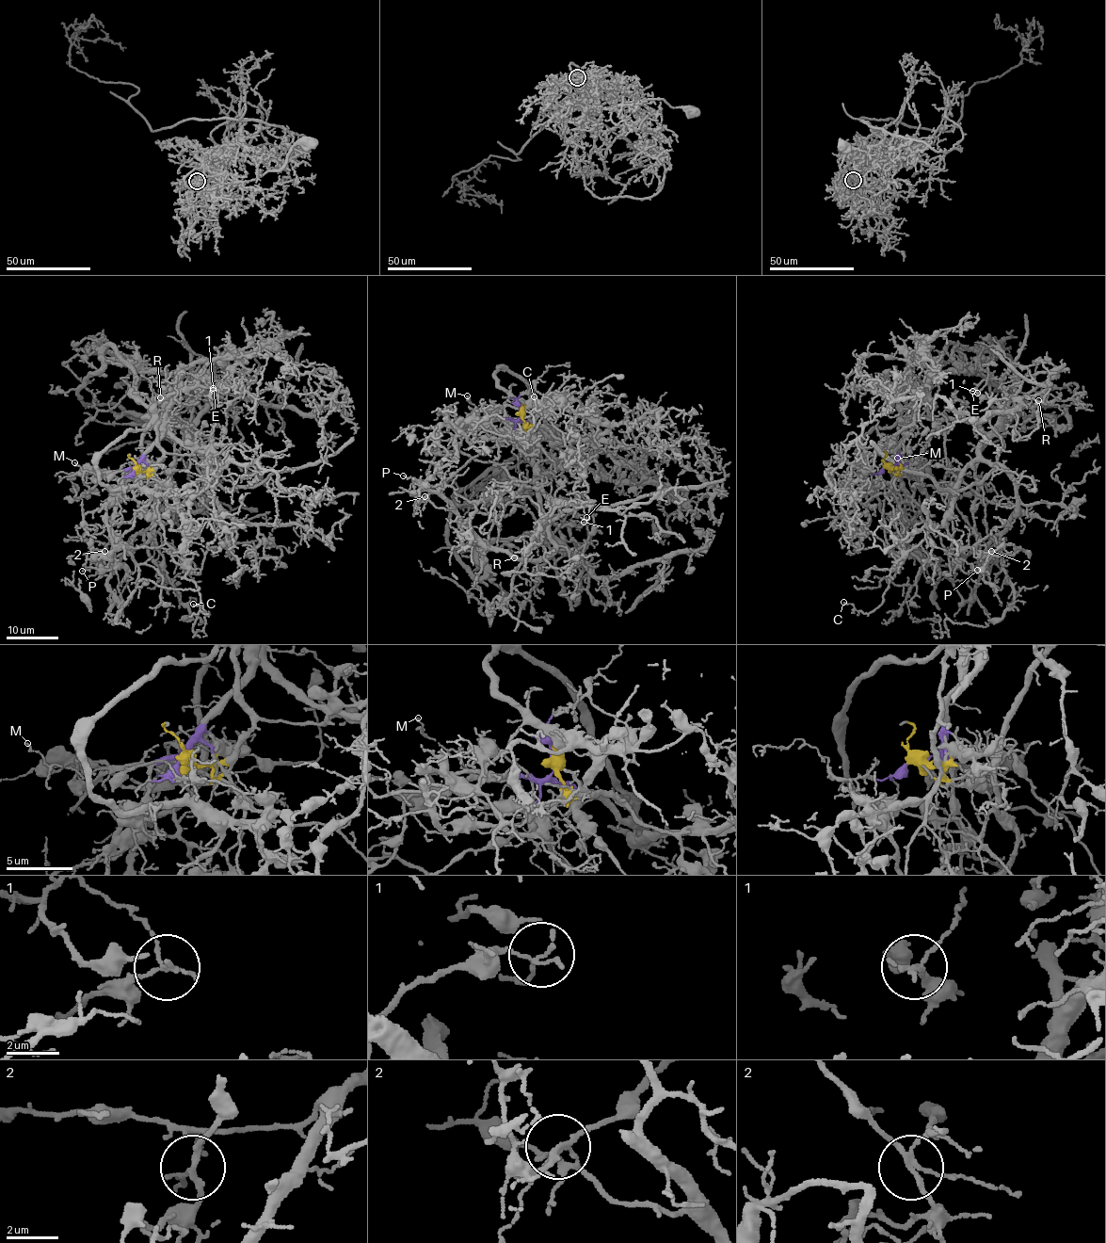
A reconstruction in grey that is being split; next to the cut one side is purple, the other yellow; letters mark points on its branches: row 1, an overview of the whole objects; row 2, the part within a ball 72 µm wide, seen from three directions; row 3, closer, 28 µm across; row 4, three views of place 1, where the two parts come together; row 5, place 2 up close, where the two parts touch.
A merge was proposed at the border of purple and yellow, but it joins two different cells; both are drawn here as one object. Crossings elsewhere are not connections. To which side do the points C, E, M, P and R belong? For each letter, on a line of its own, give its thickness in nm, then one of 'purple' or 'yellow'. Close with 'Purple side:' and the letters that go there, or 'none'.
C: calibre 120 nm; yellow
E: calibre 110 nm; yellow
M: calibre 110 nm; purple
P: calibre 100 nm; purple
R: calibre 110 nm; yellow
Purple side: M, P

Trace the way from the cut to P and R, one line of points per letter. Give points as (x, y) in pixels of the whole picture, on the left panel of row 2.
P: (136, 469), (129, 463), (130, 470), (114, 495), (104, 557), (82, 571)
R: (136, 469), (147, 475), (146, 427), (165, 419), (191, 430), (203, 411), (197, 404), (159, 423), (161, 397)

